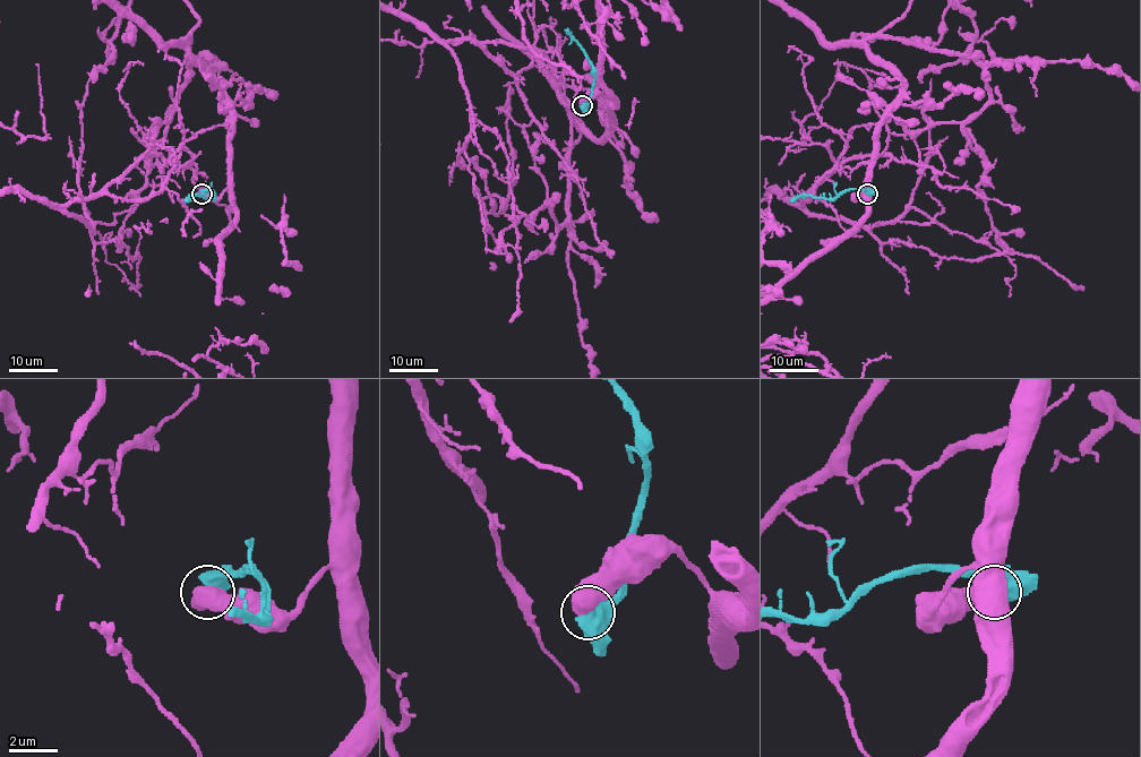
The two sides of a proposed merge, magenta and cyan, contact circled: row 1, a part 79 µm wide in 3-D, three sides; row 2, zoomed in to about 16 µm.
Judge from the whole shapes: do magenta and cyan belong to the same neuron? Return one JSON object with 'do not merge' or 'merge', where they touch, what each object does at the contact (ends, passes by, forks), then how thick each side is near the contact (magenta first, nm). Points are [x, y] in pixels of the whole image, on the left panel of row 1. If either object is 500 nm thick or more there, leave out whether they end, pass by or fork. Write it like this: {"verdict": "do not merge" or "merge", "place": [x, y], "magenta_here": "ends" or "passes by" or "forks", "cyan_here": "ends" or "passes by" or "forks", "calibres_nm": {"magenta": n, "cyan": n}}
{"verdict": "do not merge", "place": [202, 194], "calibres_nm": {"magenta": 650, "cyan": 850}}

